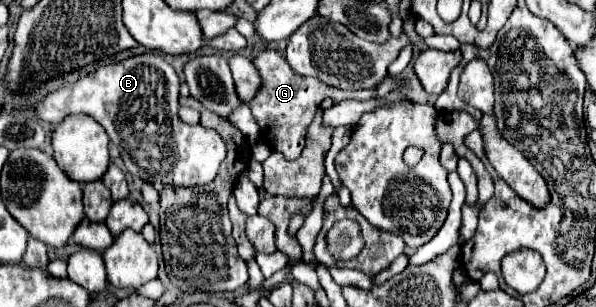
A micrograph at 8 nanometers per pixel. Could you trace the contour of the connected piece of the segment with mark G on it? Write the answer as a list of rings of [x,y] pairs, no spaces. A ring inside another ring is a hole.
[[[264,50],[258,54],[258,58],[254,60],[254,66],[258,68],[260,76],[262,76],[262,88],[260,92],[254,96],[254,100],[250,102],[252,108],[252,116],[256,118],[260,130],[264,136],[274,134],[274,150],[284,154],[287,160],[295,160],[296,156],[300,156],[302,148],[304,148],[304,136],[306,130],[312,122],[312,116],[318,108],[318,104],[324,98],[332,98],[334,102],[346,100],[346,98],[356,98],[356,100],[370,100],[376,96],[376,90],[358,90],[358,92],[344,92],[340,88],[332,88],[322,84],[316,78],[304,78],[296,72],[292,72],[292,68],[288,66],[288,62],[284,60],[282,54],[278,54],[276,50]]]

